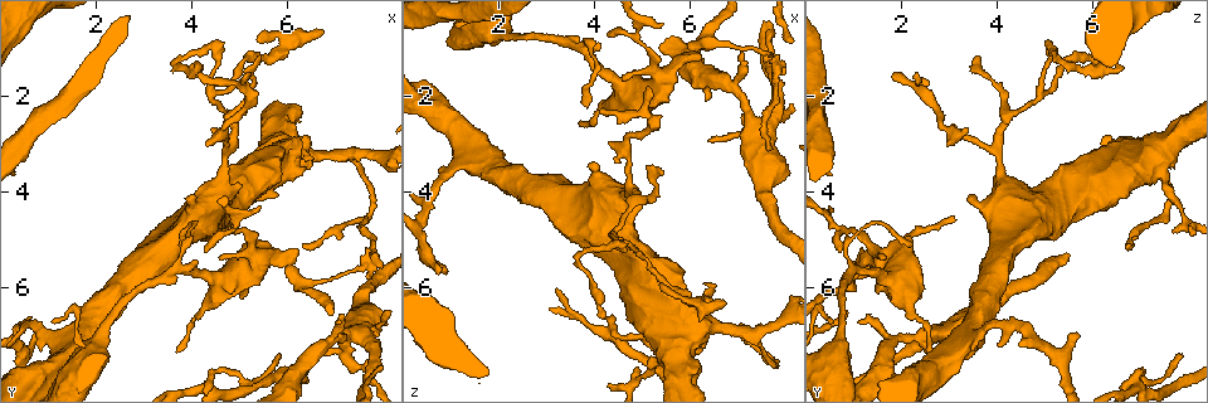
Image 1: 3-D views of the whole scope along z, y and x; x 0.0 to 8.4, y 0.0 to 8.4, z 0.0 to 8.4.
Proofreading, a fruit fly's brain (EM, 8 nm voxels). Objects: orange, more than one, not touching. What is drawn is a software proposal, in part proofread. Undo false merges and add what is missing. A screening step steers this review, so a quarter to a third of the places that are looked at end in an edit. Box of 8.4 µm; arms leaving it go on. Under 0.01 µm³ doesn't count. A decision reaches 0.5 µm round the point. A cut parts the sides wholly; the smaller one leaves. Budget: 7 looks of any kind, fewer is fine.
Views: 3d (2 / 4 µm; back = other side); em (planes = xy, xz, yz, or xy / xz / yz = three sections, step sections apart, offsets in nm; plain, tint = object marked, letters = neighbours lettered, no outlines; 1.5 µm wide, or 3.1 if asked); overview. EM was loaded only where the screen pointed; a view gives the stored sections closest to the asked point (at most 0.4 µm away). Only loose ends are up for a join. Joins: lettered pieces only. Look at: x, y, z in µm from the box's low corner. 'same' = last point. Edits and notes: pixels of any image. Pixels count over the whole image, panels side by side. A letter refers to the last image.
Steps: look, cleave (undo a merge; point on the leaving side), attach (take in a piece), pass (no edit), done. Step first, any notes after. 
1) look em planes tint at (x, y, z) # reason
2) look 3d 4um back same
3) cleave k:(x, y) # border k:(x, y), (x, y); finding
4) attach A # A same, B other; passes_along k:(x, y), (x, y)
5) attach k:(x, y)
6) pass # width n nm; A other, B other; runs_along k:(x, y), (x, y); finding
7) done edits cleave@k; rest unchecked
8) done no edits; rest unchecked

look em xz step 8 tint at (7.60, 4.60, 3.15) # long arm stops here

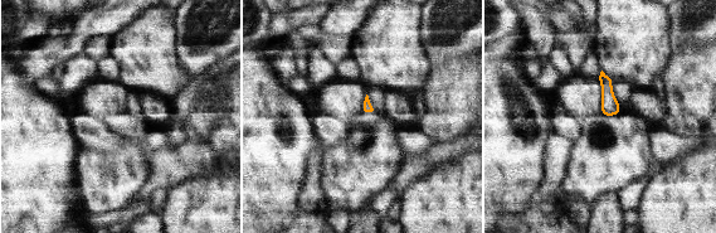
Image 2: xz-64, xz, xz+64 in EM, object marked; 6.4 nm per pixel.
look em yz step 4 letters same # another direction

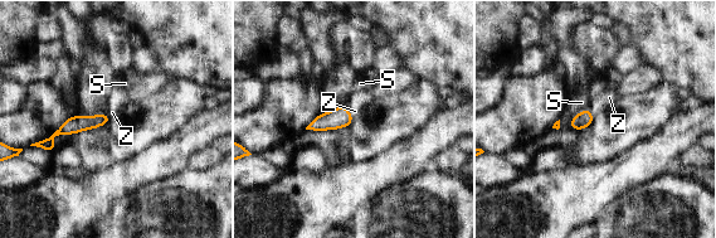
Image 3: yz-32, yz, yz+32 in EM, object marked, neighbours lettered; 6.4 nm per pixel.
attach Z # S other, Z same; passes_along 3:(339, 117), (349, 112), (360, 102); it goes on there

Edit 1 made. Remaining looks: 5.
look overview # redraw

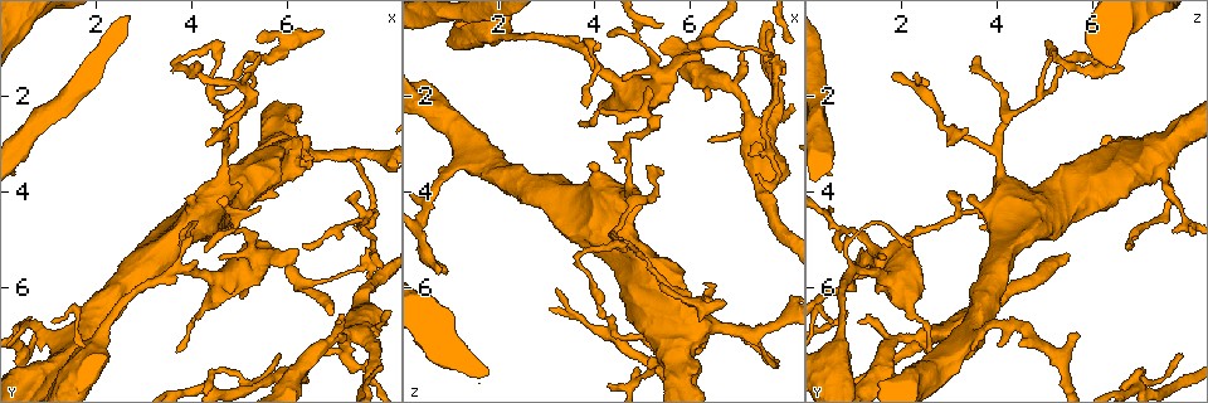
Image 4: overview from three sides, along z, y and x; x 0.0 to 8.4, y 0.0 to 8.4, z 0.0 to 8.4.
look 3d 2um at (3.95, 4.10, 3.35) # thick end

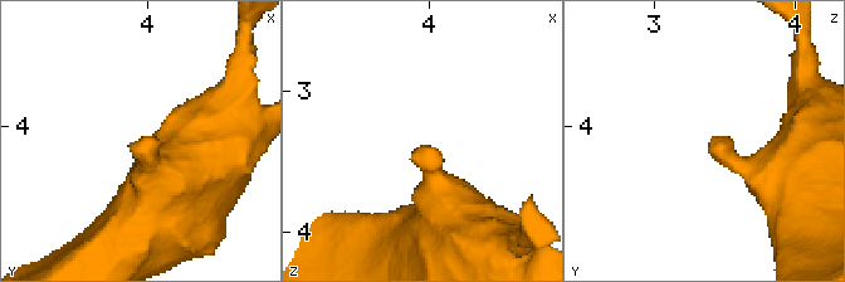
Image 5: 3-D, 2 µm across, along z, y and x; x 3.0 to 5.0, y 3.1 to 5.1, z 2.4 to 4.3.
look em planes letters at (3.96, 4.10, 3.38)

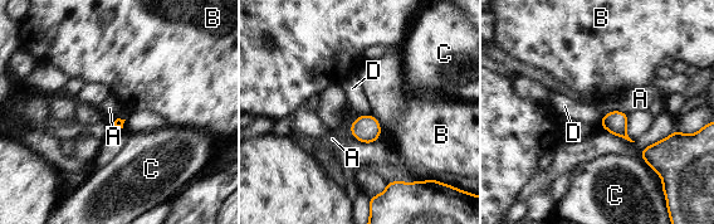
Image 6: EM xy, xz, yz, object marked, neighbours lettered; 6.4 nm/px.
pass # longest_contact A 180 nm; A other, B other, C other, D other; none of them fits

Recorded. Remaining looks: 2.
look em xz step 8 tint at (4.85, 2.50, 4.20) # three arms meet

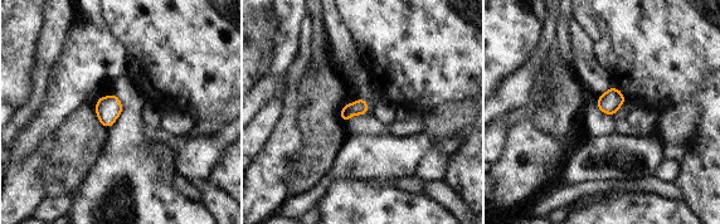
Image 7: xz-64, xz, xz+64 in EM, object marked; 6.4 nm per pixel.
look em planes letters same

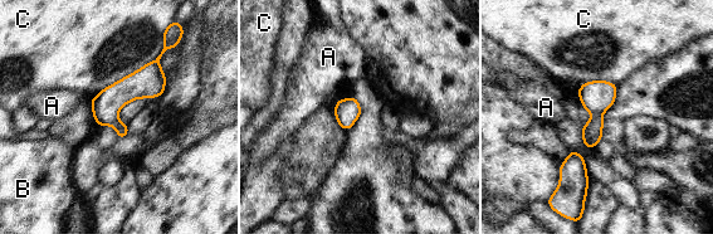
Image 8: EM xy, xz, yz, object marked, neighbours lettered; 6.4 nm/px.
pass # width 160 nm; A other, B other, C other; border 8:(164, 39), (154, 59), (91, 100); one cell here

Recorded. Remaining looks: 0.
done edits attach@3; rest unchecked

